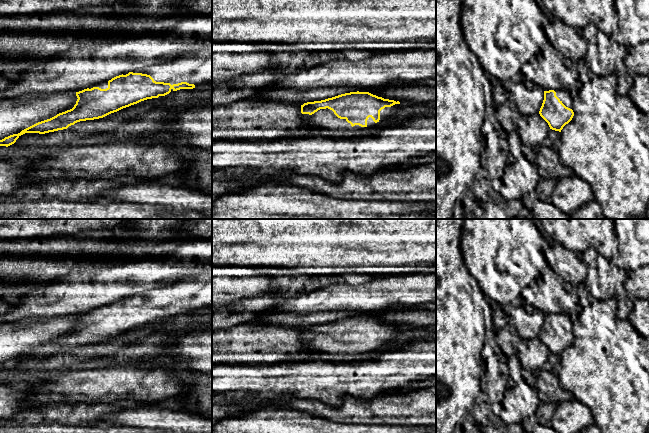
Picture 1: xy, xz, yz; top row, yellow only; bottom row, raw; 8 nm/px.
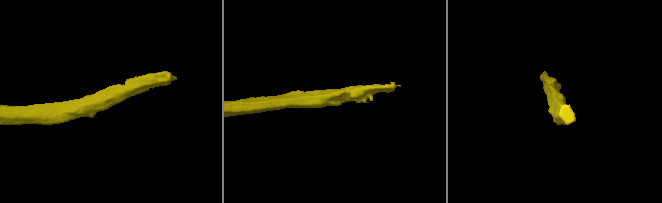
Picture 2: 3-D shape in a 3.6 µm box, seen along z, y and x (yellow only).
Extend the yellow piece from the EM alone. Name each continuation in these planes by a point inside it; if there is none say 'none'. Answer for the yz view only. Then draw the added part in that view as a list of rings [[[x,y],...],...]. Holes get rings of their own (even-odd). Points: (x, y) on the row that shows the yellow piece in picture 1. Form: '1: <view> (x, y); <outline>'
1: yz (564, 96); [[[554,89],[556,96],[560,101],[568,108],[572,109],[572,98],[568,90],[565,89]]]

